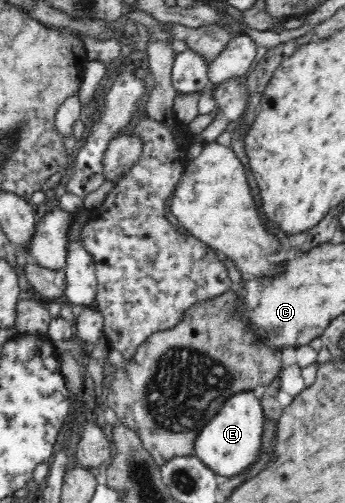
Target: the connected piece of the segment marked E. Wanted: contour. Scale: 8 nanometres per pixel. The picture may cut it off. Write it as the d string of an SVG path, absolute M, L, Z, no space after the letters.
M241 391L225 401L217 415L202 428L195 439L193 455L197 456L221 480L239 475L255 459L261 447L261 437L266 431L263 406L252 392Z

